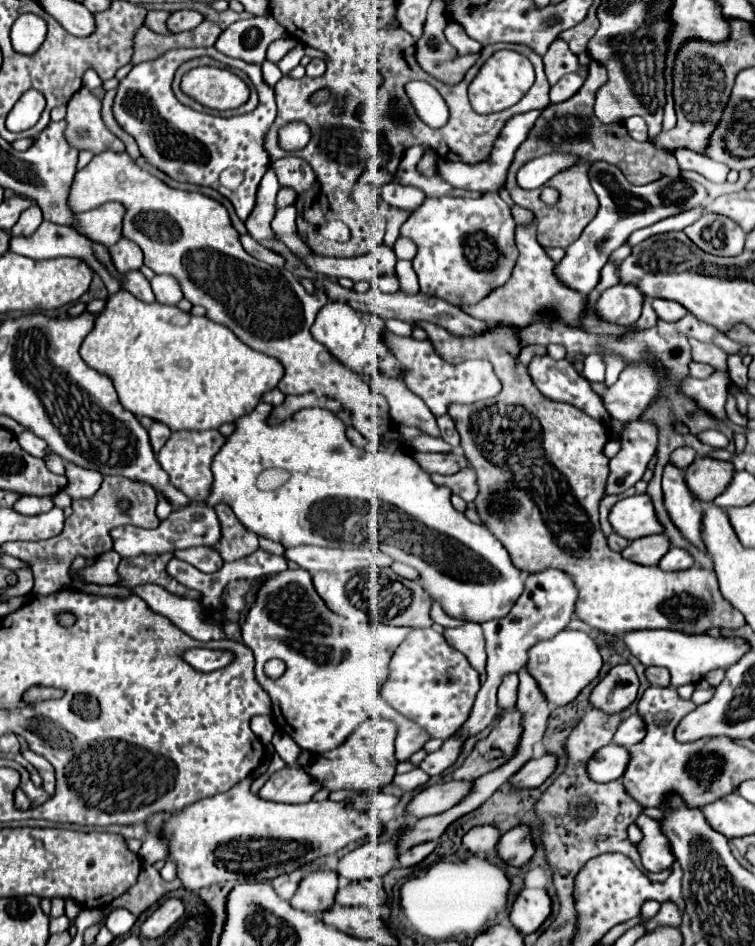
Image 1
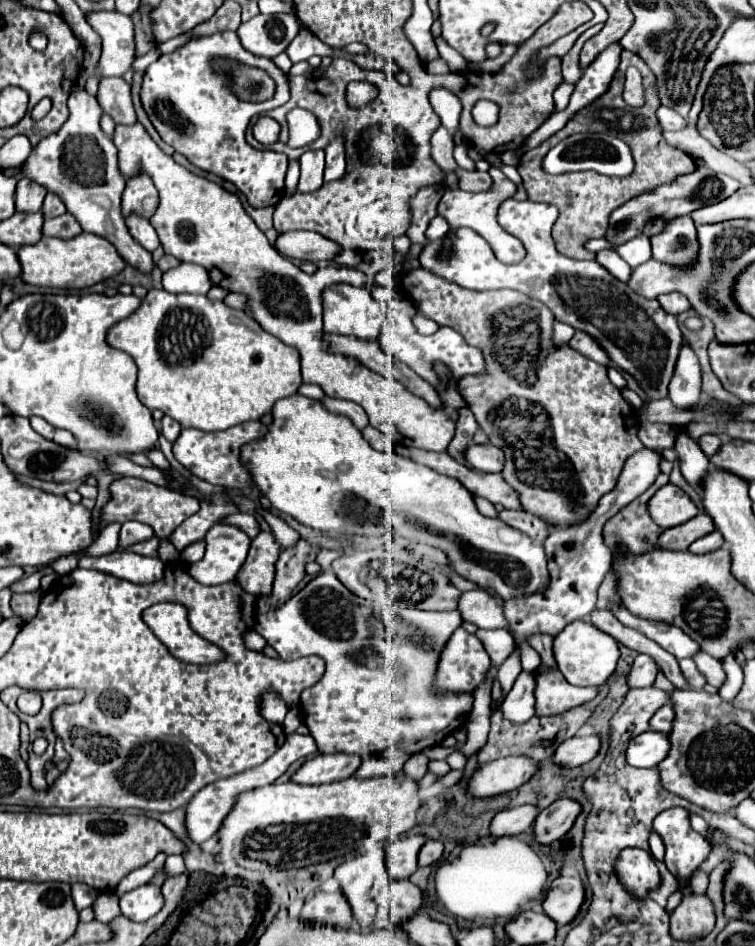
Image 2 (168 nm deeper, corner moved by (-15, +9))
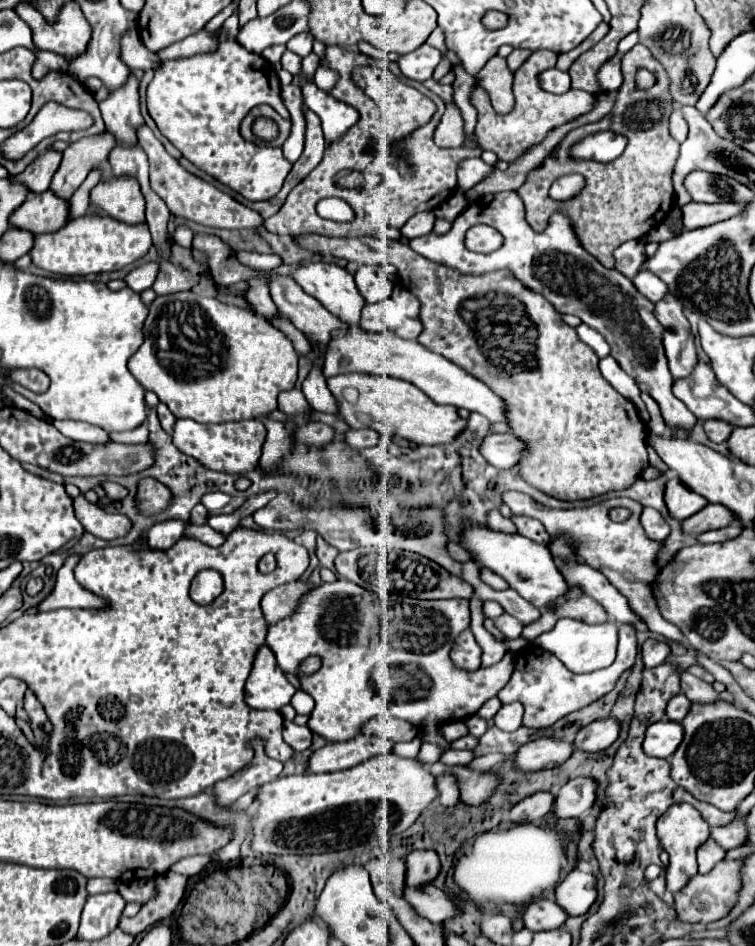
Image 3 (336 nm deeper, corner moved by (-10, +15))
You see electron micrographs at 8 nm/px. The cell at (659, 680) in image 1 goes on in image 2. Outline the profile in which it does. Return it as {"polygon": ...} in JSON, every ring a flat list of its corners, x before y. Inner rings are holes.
{"polygon":[[683,658,683,660,679,660,679,666,681,666,681,670,683,670,683,674,685,674,687,682,689,682,689,686,691,686,693,690,703,690,703,686,707,684,707,680,705,680,703,674,697,670,693,658]]}

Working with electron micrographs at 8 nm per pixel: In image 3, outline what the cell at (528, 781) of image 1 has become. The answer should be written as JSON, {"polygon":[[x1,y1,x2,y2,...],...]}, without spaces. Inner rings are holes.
{"polygon":[[596,720,594,724,588,724,586,728,578,730,574,736,574,748,582,752,600,752,606,750,616,738,618,738,618,720]]}

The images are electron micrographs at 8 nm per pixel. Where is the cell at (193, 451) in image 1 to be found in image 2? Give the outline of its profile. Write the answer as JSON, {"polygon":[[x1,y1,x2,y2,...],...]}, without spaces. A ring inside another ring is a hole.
{"polygon":[[245,422,241,426,233,426,231,430,223,432,203,432,197,428,183,428,179,438,173,442,175,458,197,478,207,480,211,484,225,486,229,490,249,488,253,484,251,472,241,462,241,448,251,444,267,434,267,426,261,422]]}

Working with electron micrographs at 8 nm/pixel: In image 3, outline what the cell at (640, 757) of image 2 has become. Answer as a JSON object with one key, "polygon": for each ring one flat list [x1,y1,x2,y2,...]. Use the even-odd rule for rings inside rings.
{"polygon":[[660,720,648,726,642,742,642,750,646,756,652,758,668,758,674,754,678,740,682,740,682,726,678,722]]}

